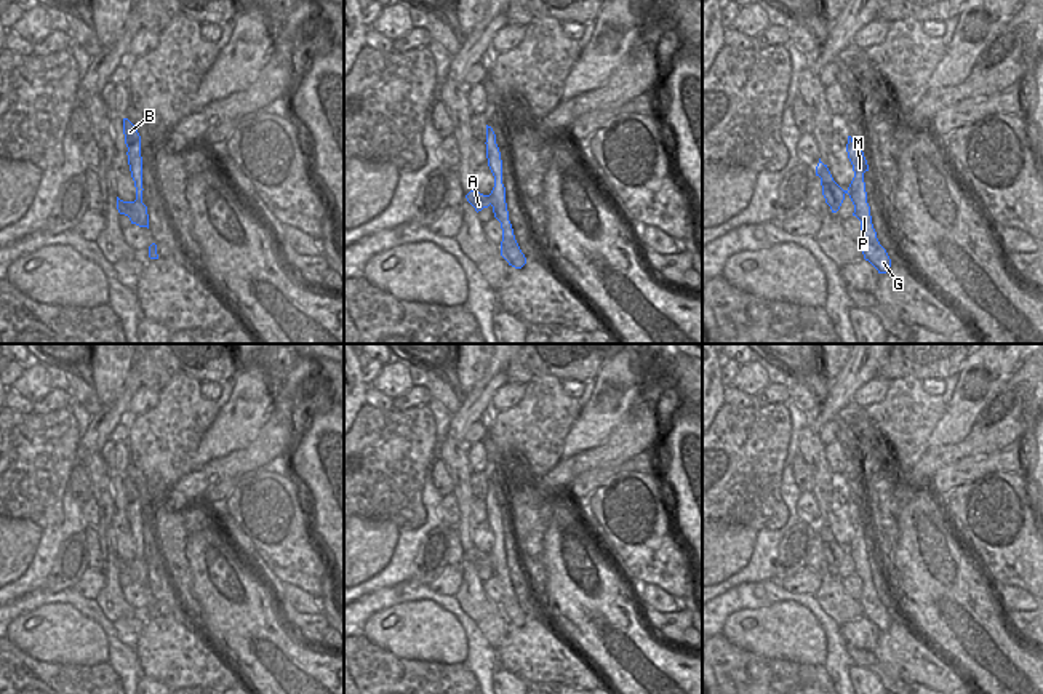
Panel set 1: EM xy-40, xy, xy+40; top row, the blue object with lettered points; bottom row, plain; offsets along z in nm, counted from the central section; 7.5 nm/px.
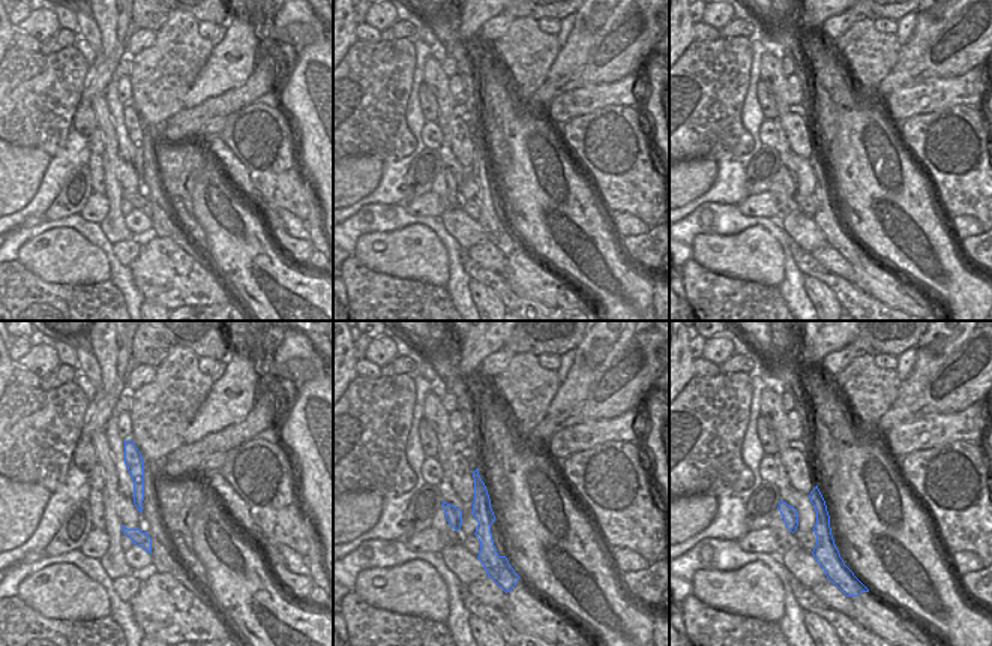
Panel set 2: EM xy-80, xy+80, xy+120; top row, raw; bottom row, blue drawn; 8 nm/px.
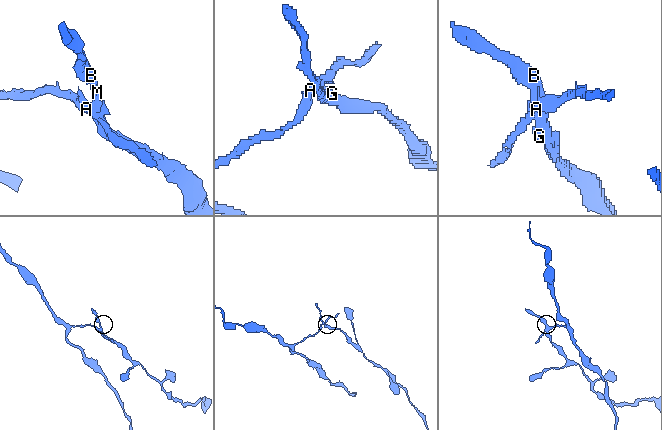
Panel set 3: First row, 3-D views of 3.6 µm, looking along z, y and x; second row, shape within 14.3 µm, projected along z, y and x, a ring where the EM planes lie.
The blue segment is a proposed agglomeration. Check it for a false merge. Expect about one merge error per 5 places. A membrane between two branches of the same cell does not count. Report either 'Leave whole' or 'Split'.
Split.

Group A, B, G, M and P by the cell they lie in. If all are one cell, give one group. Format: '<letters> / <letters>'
A / B G M P

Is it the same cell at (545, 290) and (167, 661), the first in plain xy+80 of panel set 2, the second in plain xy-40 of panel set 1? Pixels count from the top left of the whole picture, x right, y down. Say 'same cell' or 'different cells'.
same cell

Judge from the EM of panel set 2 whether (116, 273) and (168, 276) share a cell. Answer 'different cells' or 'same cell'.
different cells

